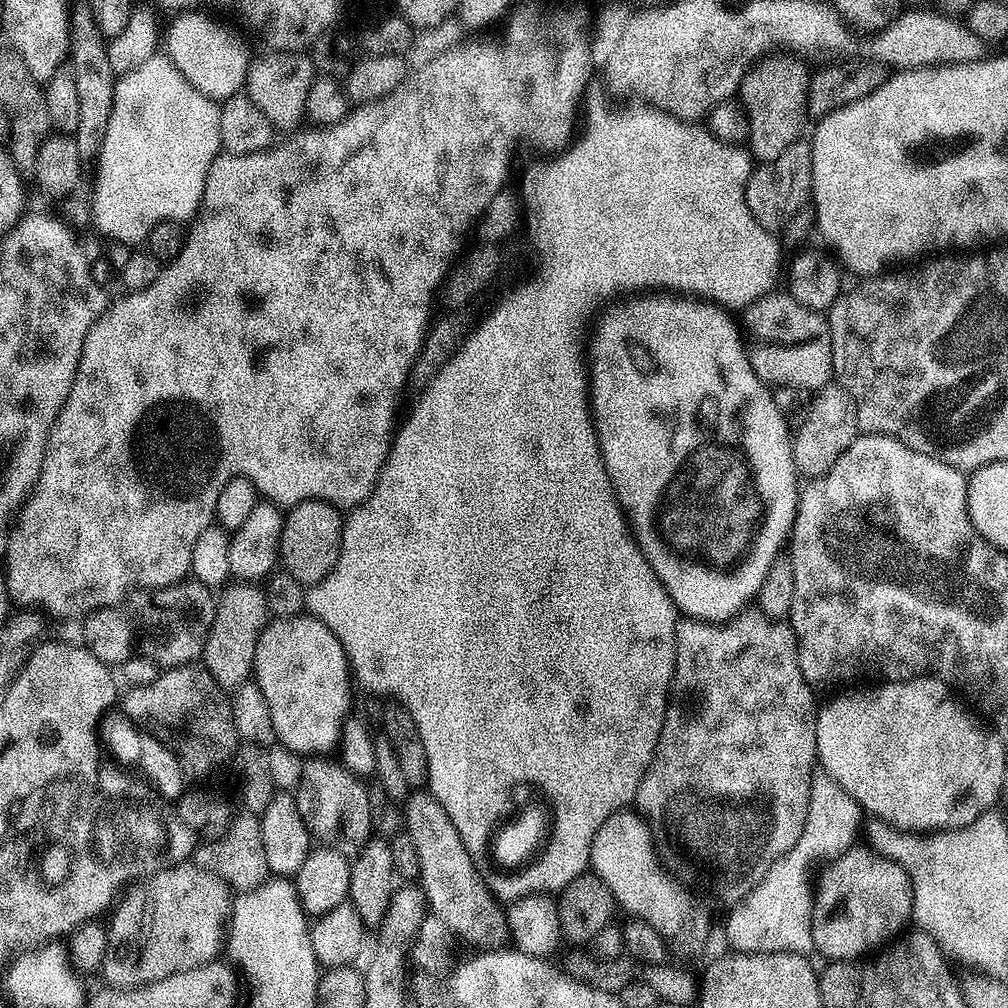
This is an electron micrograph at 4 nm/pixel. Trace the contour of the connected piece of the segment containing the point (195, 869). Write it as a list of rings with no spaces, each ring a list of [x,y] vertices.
[[[194,862],[173,864],[171,868],[163,868],[160,872],[137,879],[119,897],[111,913],[112,924],[107,925],[108,941],[102,965],[103,983],[110,988],[141,988],[144,984],[170,978],[170,974],[213,963],[219,957],[216,956],[219,952],[221,955],[226,940],[226,925],[230,919],[233,899],[233,893],[228,884],[222,882],[222,878],[210,874],[210,870],[199,868]]]

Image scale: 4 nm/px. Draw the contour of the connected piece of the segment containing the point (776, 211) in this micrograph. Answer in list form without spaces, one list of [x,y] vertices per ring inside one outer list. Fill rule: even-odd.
[[[801,138],[765,164],[757,163],[752,169],[746,186],[746,200],[754,218],[769,230],[780,230],[787,225],[798,210],[812,198],[812,146],[807,139]]]

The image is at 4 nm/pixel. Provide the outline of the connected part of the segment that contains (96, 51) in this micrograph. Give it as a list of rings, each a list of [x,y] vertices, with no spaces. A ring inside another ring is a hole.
[[[89,9],[88,11],[80,10],[77,13],[75,11],[71,17],[70,26],[73,33],[70,56],[76,74],[76,87],[78,88],[80,103],[78,124],[72,135],[75,138],[75,145],[78,146],[80,156],[92,158],[99,153],[101,142],[104,140],[105,128],[113,109],[114,90],[116,89],[118,74],[110,64],[105,41],[95,30],[93,13]]]

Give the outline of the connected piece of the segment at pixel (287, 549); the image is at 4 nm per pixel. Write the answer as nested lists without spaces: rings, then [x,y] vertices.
[[[307,500],[287,509],[282,534],[280,554],[283,571],[289,572],[298,583],[311,586],[322,582],[334,570],[340,557],[345,517],[341,509],[321,500]]]

